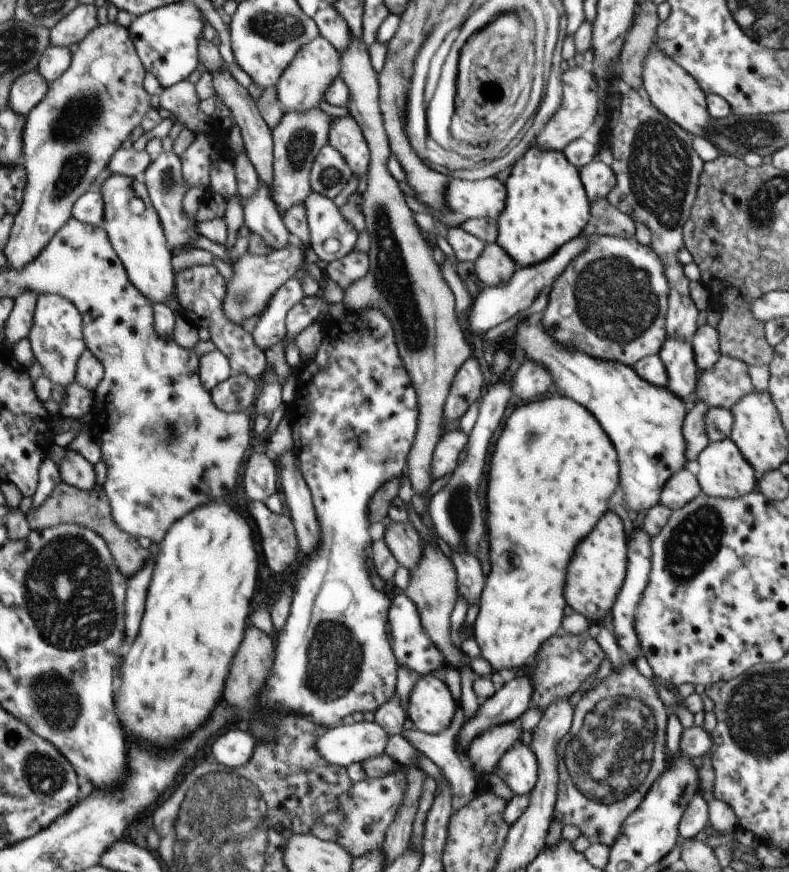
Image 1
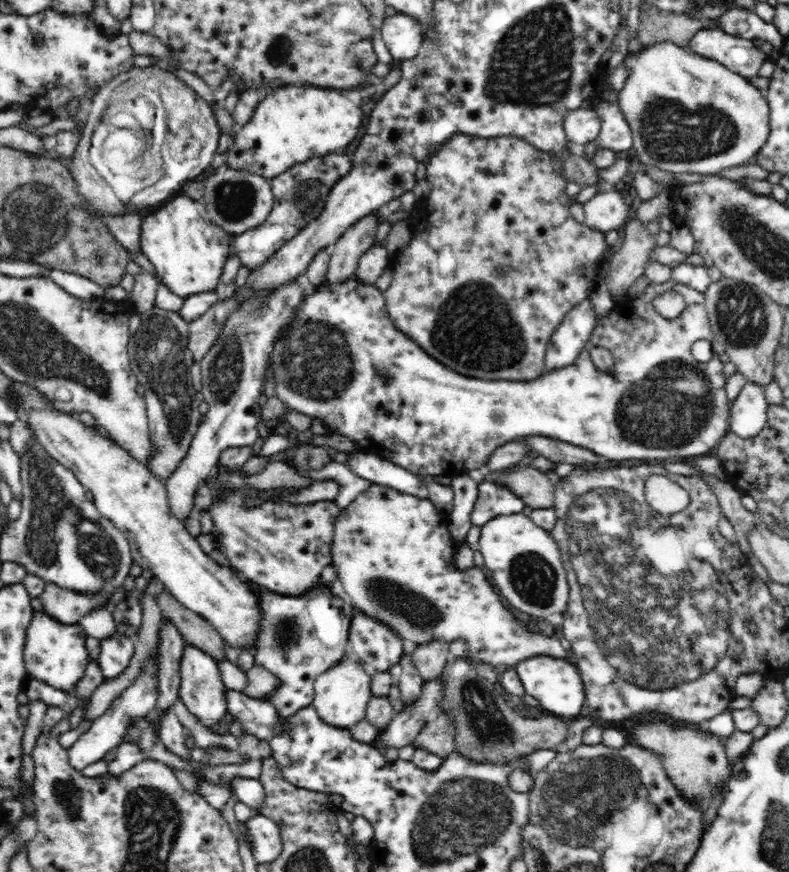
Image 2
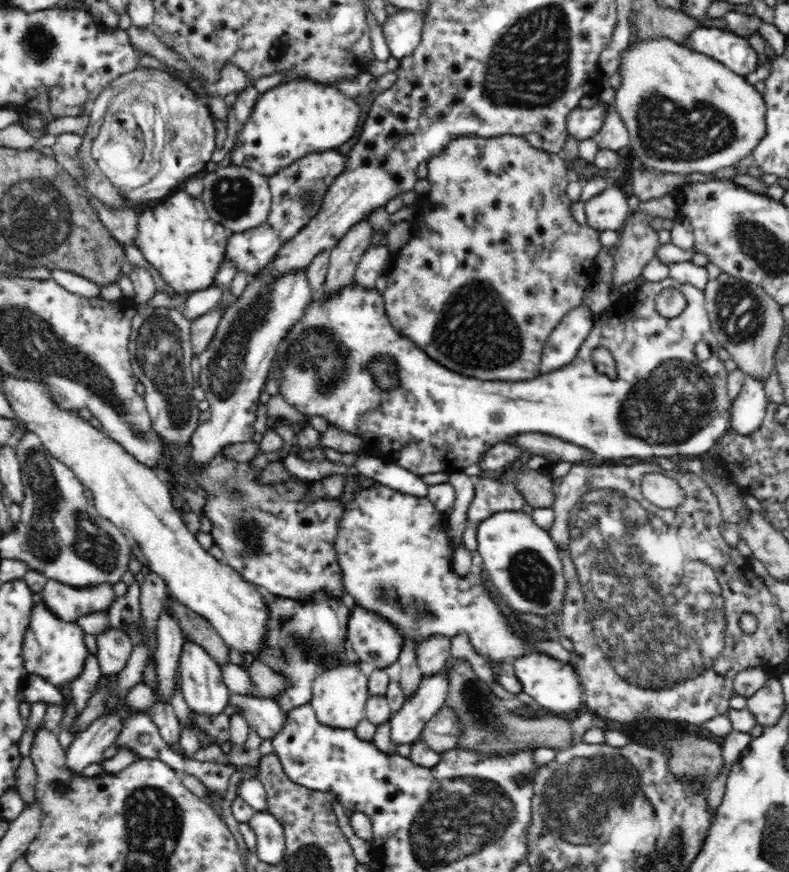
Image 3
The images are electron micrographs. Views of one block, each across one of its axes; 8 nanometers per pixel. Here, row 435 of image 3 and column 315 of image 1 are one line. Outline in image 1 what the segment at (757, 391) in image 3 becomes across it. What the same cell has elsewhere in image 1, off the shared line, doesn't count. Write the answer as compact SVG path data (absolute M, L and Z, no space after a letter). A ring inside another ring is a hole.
M358 722L345 726L337 725L335 728L328 729L324 735L320 735L315 741L314 747L318 755L328 765L338 767L349 767L353 763L362 763L364 760L382 755L389 740L389 736L384 728L374 722Z

